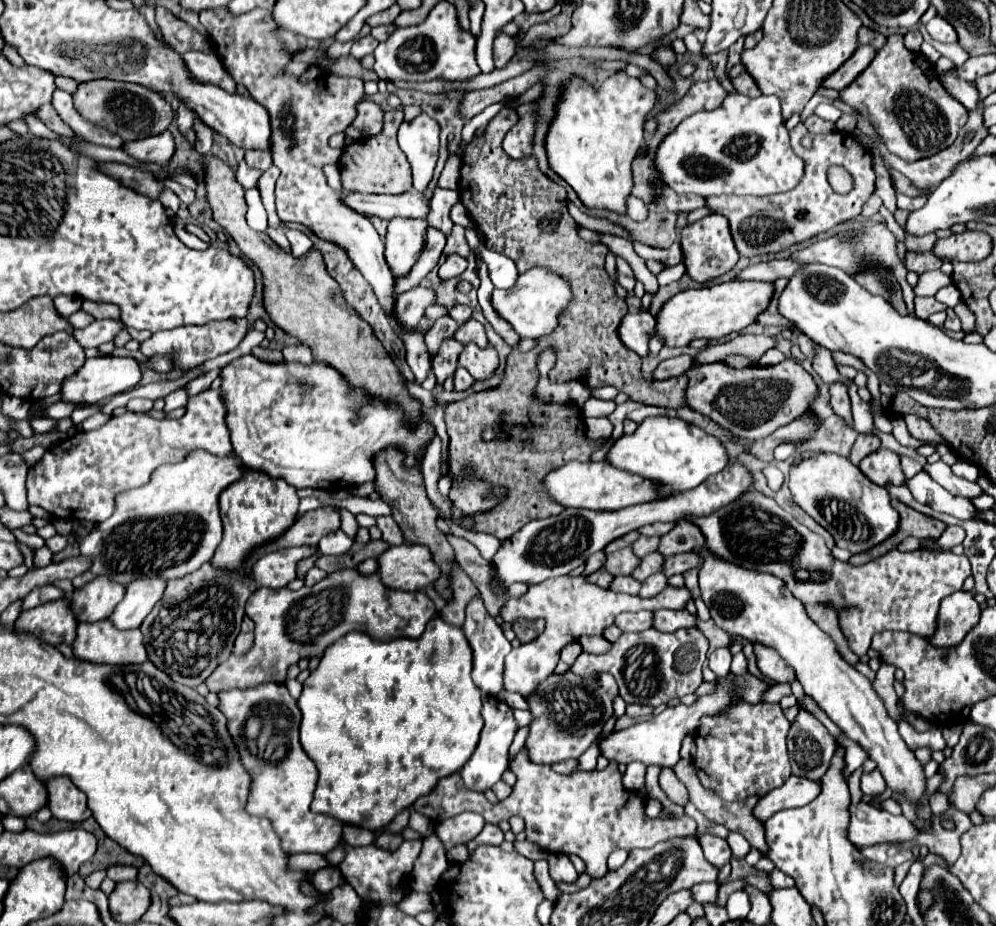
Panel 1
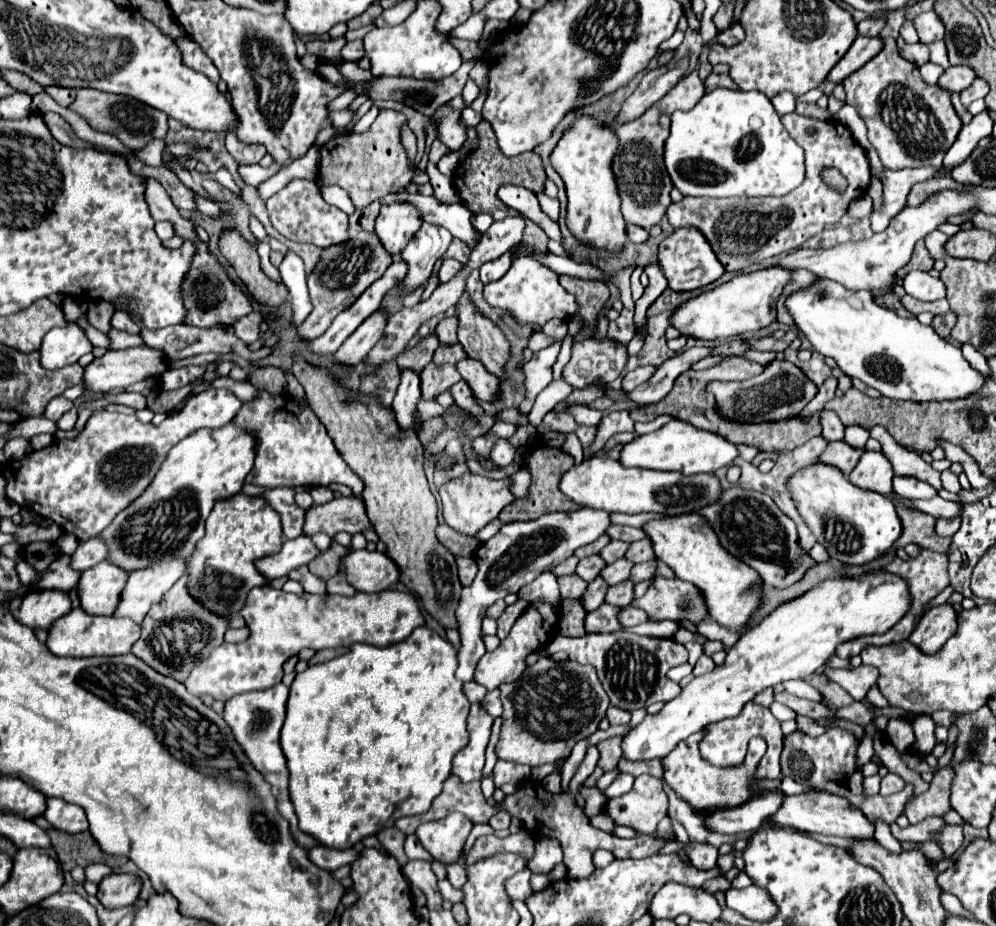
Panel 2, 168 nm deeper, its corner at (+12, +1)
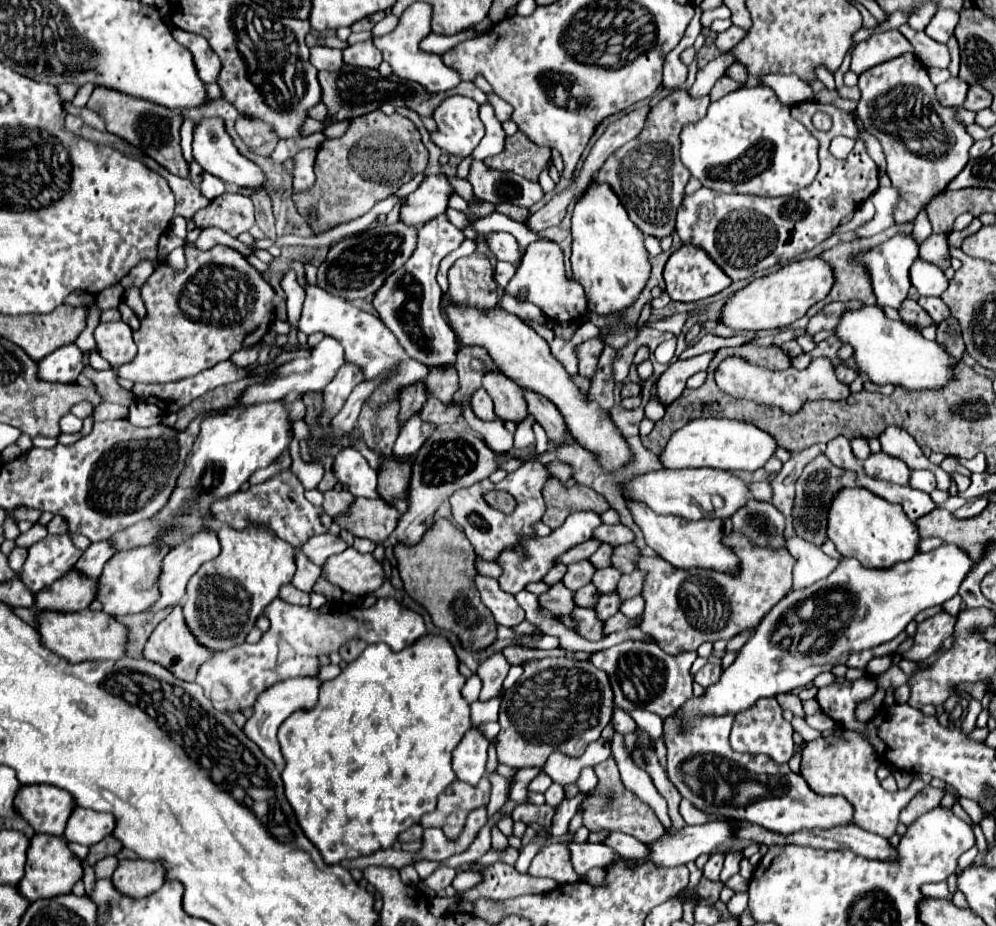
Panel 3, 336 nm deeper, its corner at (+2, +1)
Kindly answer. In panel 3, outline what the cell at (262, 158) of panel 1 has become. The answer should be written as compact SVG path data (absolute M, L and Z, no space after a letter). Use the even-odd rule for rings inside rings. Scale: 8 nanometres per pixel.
M240 115L236 121L236 129L244 143L258 155L268 157L276 145L278 145L278 135L266 127L266 123L258 123L258 119L246 119L246 115Z

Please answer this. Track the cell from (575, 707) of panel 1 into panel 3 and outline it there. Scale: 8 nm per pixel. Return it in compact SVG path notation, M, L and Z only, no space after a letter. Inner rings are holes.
M572 657L530 659L522 667L524 673L506 689L500 703L498 763L514 769L544 767L554 749L570 757L580 757L586 745L596 741L612 719L614 693L608 675L590 661L576 661Z

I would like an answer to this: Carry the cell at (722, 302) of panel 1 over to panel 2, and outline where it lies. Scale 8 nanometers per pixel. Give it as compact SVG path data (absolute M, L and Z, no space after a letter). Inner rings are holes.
M780 267L760 269L752 273L738 275L712 291L704 291L698 297L692 297L676 307L676 311L670 317L670 325L678 329L684 337L694 339L728 339L742 335L746 331L756 331L762 327L768 327L776 319L776 299L782 291L782 287L788 283L790 271Z

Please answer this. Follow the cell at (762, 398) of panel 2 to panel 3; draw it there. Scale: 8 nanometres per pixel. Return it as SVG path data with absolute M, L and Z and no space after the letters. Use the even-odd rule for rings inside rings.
M726 357L716 369L716 383L722 391L726 391L732 397L776 405L788 413L796 413L806 401L816 401L816 399L838 401L846 399L851 393L850 387L836 377L834 363L828 357L816 357L804 371L798 371L794 367L784 371L772 371L760 365L752 365L742 357Z

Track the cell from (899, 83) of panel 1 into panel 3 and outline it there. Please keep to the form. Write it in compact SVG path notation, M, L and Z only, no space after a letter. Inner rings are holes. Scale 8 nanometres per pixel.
M900 55L896 59L890 59L886 63L880 63L868 71L864 71L858 79L858 87L862 91L862 97L858 101L858 117L864 123L864 129L874 135L886 155L888 161L888 177L892 185L898 189L902 199L898 201L898 207L894 207L894 221L914 221L914 215L922 207L926 207L932 197L942 191L968 163L968 149L972 147L972 137L966 133L966 127L958 125L954 121L954 111L948 107L942 107L934 95L934 85L928 77L928 71L922 67L922 63L912 55Z

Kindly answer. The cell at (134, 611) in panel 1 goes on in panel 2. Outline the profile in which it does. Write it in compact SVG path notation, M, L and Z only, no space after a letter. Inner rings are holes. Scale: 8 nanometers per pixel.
M182 559L160 561L146 569L130 573L122 591L114 617L128 617L134 623L142 623L150 605L160 601L162 595L182 577L186 565Z

